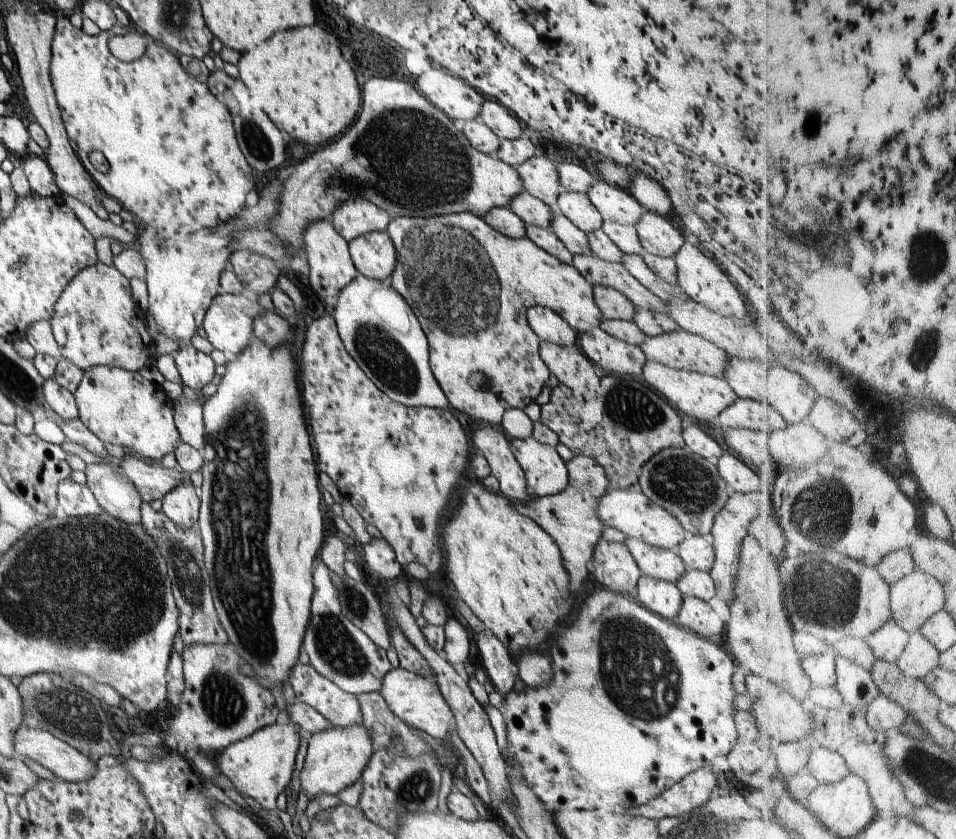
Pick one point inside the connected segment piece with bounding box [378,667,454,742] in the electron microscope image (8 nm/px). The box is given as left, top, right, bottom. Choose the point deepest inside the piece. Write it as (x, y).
(416, 700)

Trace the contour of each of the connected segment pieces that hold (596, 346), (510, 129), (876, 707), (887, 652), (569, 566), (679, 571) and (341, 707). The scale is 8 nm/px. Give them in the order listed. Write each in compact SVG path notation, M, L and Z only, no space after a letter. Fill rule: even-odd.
M600 326L581 334L579 348L608 374L628 374L640 378L643 374L647 358L640 346L624 342L604 332Z
M492 100L483 102L479 119L482 120L494 134L501 139L514 140L520 138L524 132L520 129L520 122L512 116L504 106Z
M882 694L868 708L869 723L876 730L890 730L904 726L908 722L908 709L893 698Z
M894 618L882 630L872 634L868 642L879 659L898 662L906 652L912 637L913 633L900 626L899 621Z
M574 455L574 458L565 464L569 480L563 492L546 497L534 496L527 503L516 503L515 508L519 514L537 522L558 546L563 568L569 577L569 590L574 597L588 578L595 546L605 528L598 516L597 504L611 488L603 466L594 462L592 457Z
M630 537L625 543L644 575L676 583L686 572L683 560L672 549L655 547Z
M298 662L290 670L287 680L294 689L296 701L318 710L333 727L348 728L354 724L363 724L357 696L341 690L312 666Z

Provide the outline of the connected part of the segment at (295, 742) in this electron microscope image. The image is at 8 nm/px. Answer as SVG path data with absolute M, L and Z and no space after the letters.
M275 723L254 732L249 738L236 742L221 751L218 772L228 777L235 790L253 798L263 809L276 810L278 795L285 791L295 770L300 736L293 723Z

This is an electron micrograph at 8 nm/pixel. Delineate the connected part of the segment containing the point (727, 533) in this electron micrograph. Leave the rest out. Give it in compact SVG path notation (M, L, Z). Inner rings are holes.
M731 492L722 510L713 518L711 534L714 537L713 549L715 559L712 568L709 570L710 576L715 584L715 595L720 602L730 603L737 600L735 596L735 581L739 570L739 552L741 542L749 534L751 522L758 516L774 516L774 494L765 492L755 493L734 493Z

